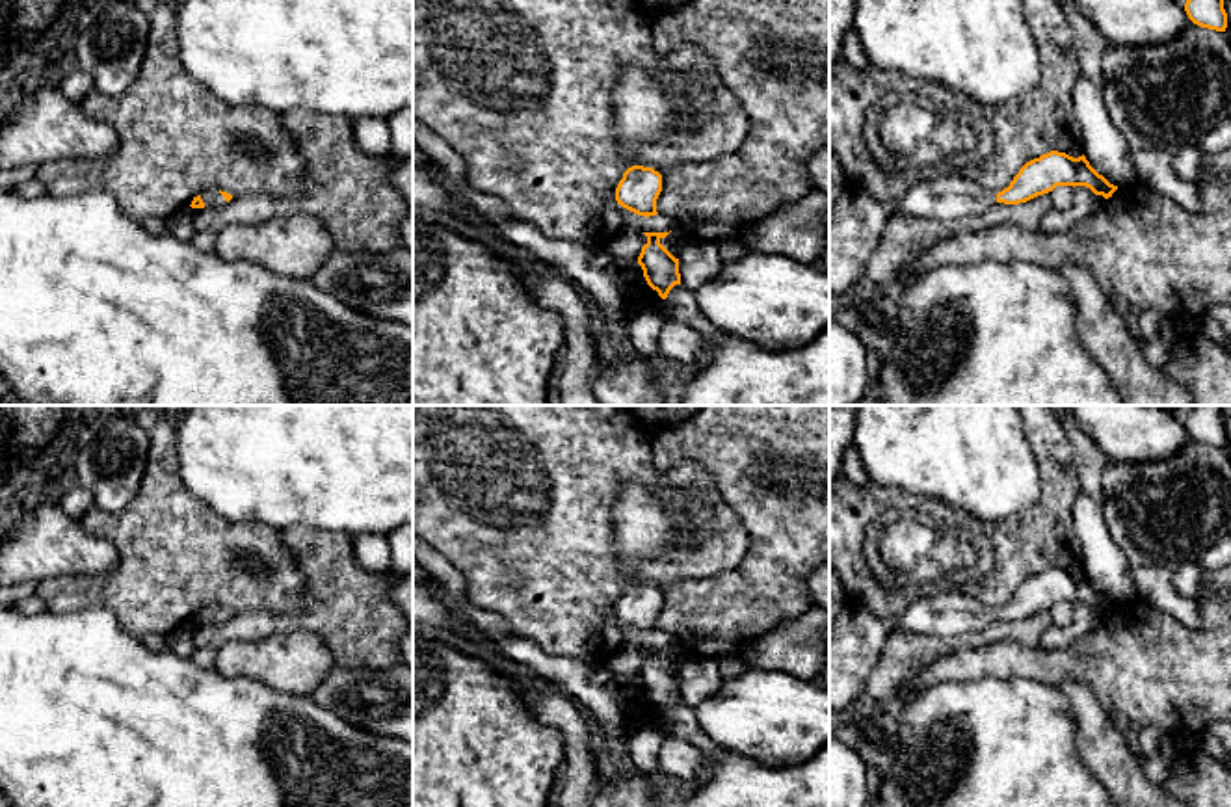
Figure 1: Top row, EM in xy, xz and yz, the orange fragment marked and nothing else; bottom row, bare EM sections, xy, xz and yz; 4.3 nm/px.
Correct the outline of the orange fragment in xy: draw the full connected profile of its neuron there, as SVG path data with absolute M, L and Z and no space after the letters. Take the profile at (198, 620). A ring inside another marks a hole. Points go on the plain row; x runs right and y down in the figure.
M208 606L197 614L193 614L192 617L192 625L205 625L205 623L212 623L212 621L225 621L232 615L231 610L221 608L221 606Z

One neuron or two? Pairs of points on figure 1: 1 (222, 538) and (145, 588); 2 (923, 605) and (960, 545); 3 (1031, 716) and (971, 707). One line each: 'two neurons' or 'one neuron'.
1: one neuron
2: two neurons
3: one neuron

